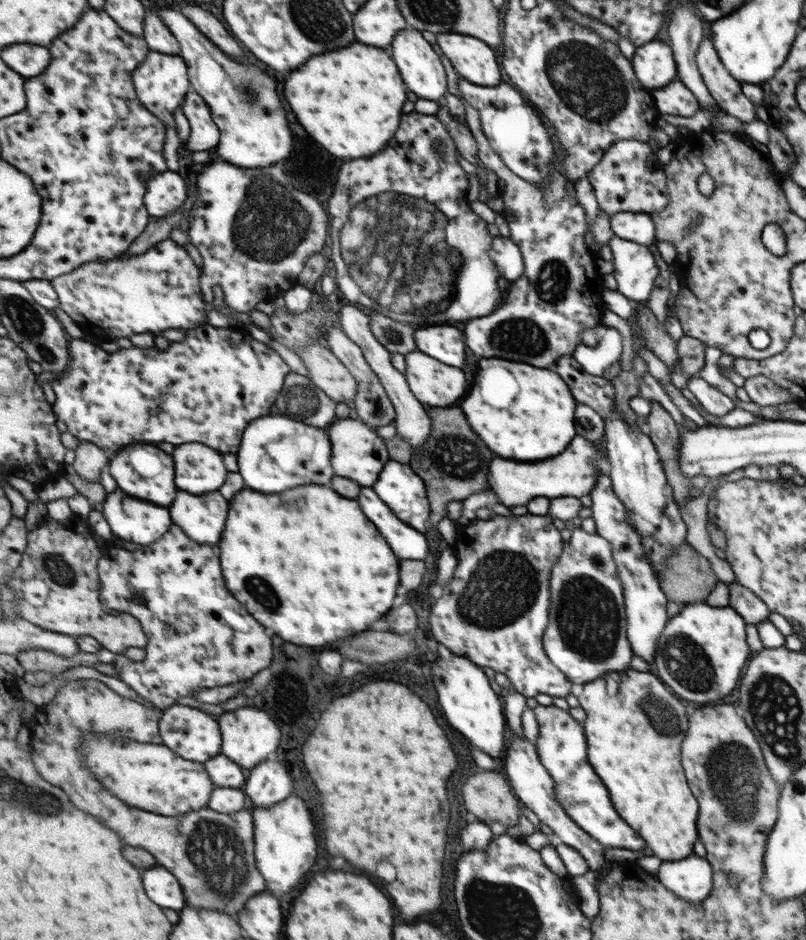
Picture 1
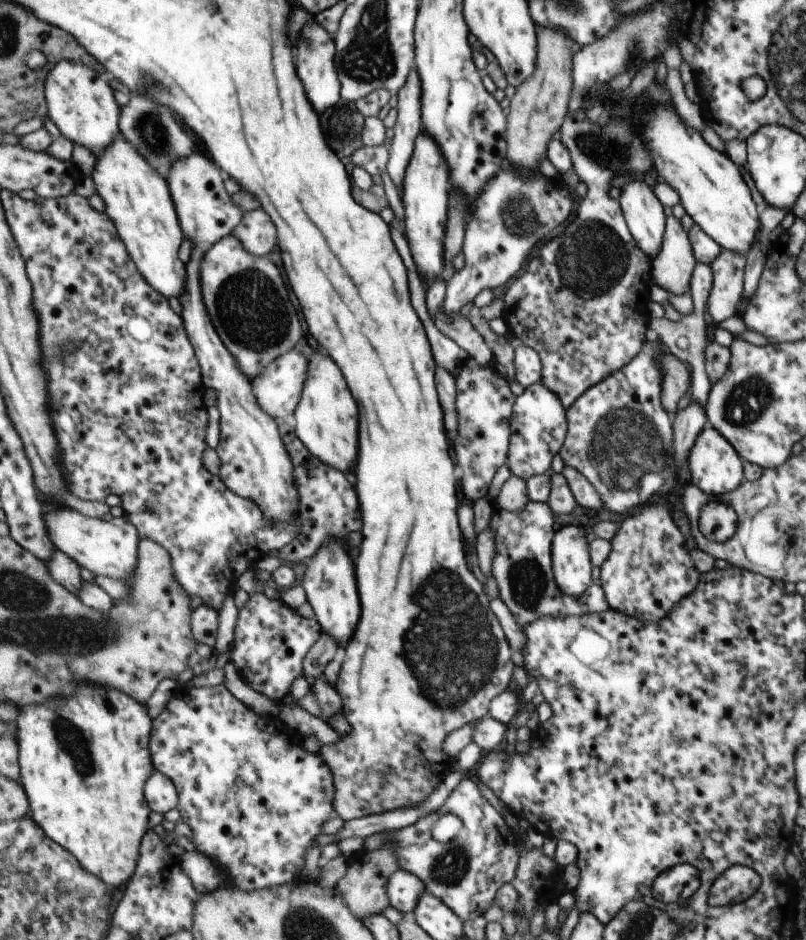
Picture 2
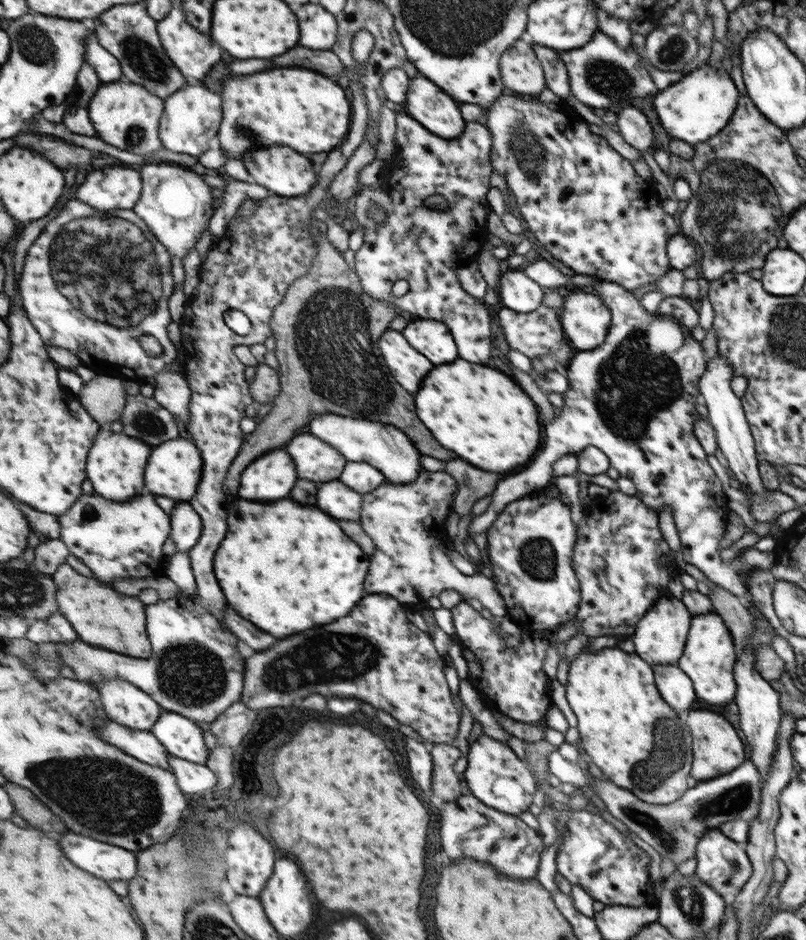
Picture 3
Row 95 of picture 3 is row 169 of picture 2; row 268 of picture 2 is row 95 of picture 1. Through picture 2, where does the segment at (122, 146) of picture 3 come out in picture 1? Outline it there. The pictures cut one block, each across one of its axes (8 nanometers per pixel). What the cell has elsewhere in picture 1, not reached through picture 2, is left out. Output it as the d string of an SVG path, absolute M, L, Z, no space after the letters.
M153 52L147 56L147 60L141 64L141 68L137 68L135 76L135 84L137 84L137 92L141 96L141 102L155 114L159 116L167 126L175 126L177 128L177 118L175 112L183 106L183 102L187 100L187 94L193 90L193 82L189 76L189 66L187 60L183 56L171 56L171 54L163 54L163 52Z

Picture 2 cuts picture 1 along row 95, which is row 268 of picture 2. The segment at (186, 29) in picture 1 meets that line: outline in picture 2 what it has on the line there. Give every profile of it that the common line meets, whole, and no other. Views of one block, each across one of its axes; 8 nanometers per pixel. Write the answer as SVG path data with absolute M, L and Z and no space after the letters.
M237 236L223 238L205 254L205 260L201 262L201 286L209 316L213 318L213 324L217 326L221 340L239 358L241 370L251 380L255 380L279 356L287 354L289 350L293 352L295 344L301 340L303 326L295 306L289 300L289 290L281 278L281 270L269 258L259 258L253 256L249 250L245 250L245 246Z

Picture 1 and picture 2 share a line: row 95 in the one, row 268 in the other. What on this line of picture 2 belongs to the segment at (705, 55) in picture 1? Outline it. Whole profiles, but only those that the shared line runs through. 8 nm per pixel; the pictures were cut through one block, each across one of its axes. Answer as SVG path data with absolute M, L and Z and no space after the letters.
M721 250L721 254L717 254L717 258L709 264L713 270L713 286L707 300L707 312L713 318L713 324L737 316L737 304L741 302L743 292L745 262L745 256Z

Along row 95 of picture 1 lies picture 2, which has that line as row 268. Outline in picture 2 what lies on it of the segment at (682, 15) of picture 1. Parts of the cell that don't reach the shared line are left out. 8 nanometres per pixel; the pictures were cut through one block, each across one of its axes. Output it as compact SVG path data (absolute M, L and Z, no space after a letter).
M697 264L691 272L689 278L689 296L693 298L693 314L683 316L677 324L669 324L665 318L663 320L651 320L651 330L655 332L655 336L659 336L661 344L665 344L665 350L671 352L675 358L679 358L681 362L685 362L687 366L691 366L691 388L689 388L689 396L693 398L693 402L697 402L701 408L705 408L707 404L707 396L711 390L711 382L705 374L705 334L707 334L707 324L703 322L703 310L707 306L709 294L711 294L711 286L713 286L713 270L709 264Z

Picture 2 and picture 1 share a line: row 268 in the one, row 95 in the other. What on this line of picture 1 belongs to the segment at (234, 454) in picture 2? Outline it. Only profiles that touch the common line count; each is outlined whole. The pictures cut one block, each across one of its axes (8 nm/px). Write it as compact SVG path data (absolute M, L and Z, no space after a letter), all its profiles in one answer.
M191 90L187 94L187 100L183 102L183 110L191 120L193 134L185 144L185 152L211 152L221 144L221 128L217 126L213 118L213 110L209 108L207 100Z

